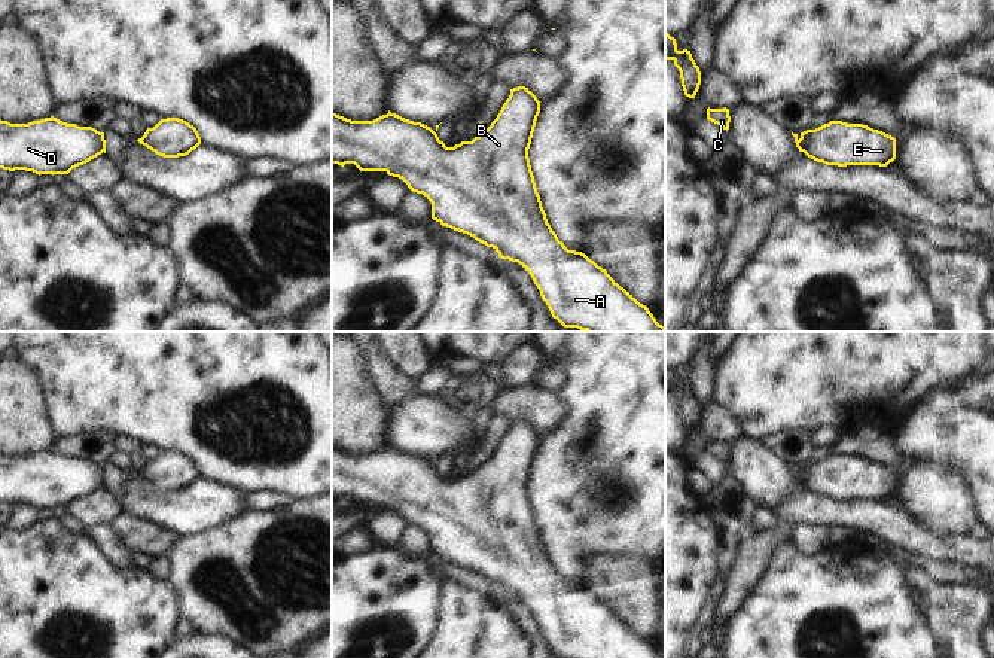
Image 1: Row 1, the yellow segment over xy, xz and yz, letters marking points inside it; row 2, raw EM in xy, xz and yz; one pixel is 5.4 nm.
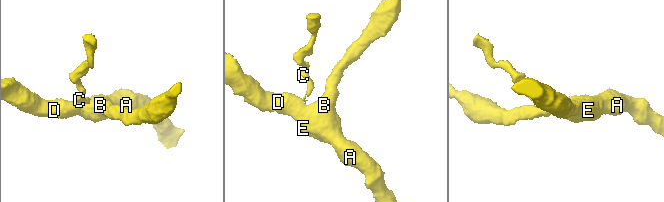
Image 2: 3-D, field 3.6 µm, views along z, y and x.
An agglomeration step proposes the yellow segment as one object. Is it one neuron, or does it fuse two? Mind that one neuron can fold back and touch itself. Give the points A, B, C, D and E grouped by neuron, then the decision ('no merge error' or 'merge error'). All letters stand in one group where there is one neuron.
A B D E / C | merge error

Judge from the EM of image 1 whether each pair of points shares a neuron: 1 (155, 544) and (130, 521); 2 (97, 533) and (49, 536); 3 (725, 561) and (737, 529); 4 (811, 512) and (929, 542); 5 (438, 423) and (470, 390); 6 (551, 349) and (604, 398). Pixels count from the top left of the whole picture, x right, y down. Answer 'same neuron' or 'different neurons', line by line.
1: same neuron
2: different neurons
3: same neuron
4: same neuron
5: different neurons
6: different neurons

